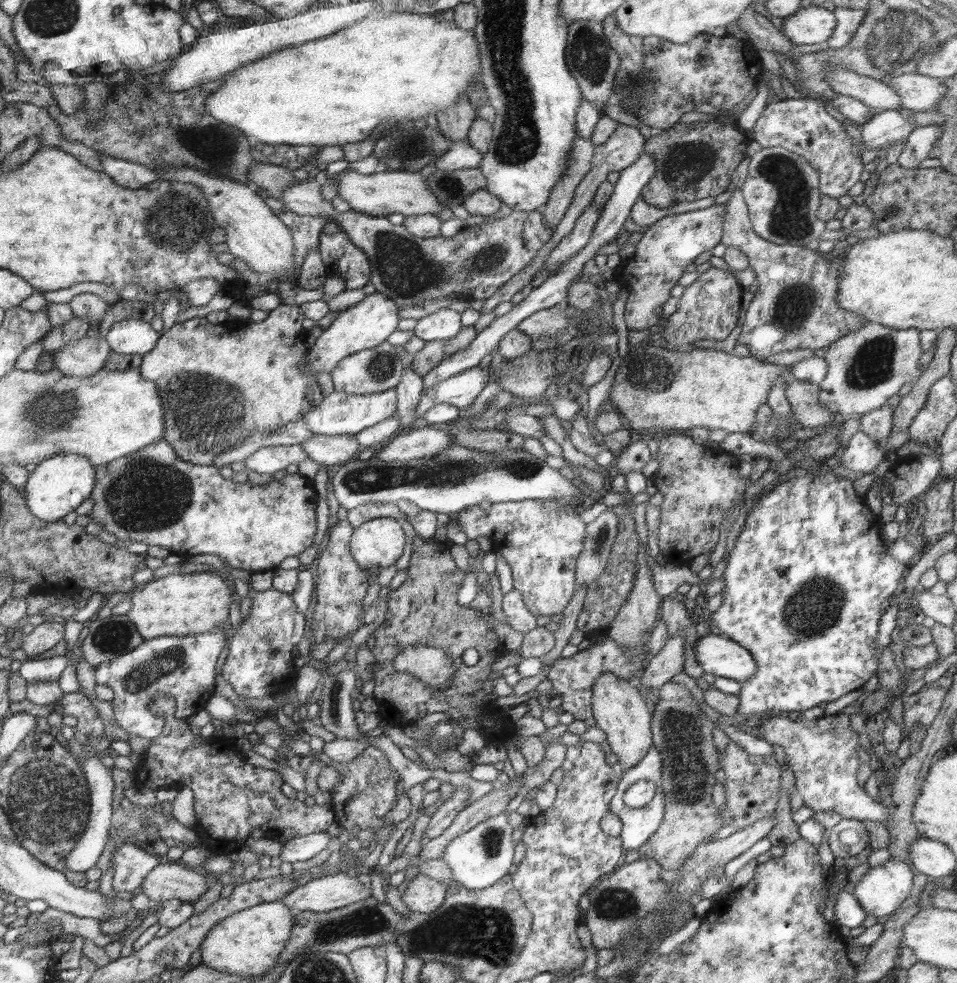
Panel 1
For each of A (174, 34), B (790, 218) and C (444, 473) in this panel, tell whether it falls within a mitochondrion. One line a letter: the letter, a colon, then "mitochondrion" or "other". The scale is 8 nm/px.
A: other
B: mitochondrion
C: mitochondrion

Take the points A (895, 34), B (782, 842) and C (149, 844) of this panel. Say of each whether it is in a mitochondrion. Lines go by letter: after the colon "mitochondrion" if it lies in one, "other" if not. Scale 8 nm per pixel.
A: mitochondrion
B: other
C: other

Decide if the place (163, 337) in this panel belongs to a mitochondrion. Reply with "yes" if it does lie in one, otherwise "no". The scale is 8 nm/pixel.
no

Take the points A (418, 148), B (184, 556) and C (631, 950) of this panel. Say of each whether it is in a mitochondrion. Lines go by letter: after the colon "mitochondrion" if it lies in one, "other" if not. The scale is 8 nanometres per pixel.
A: mitochondrion
B: other
C: mitochondrion

